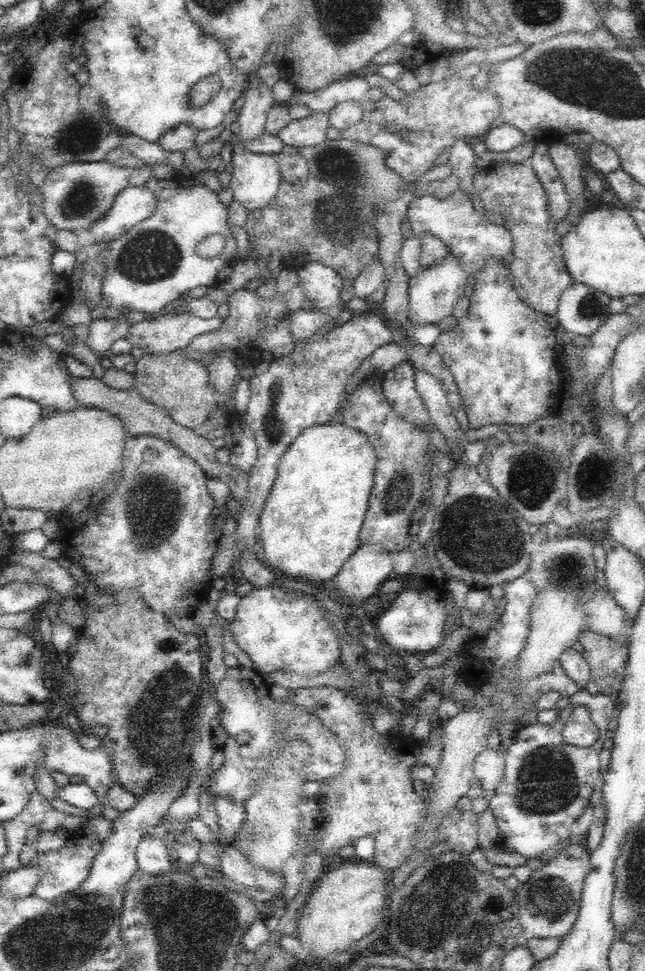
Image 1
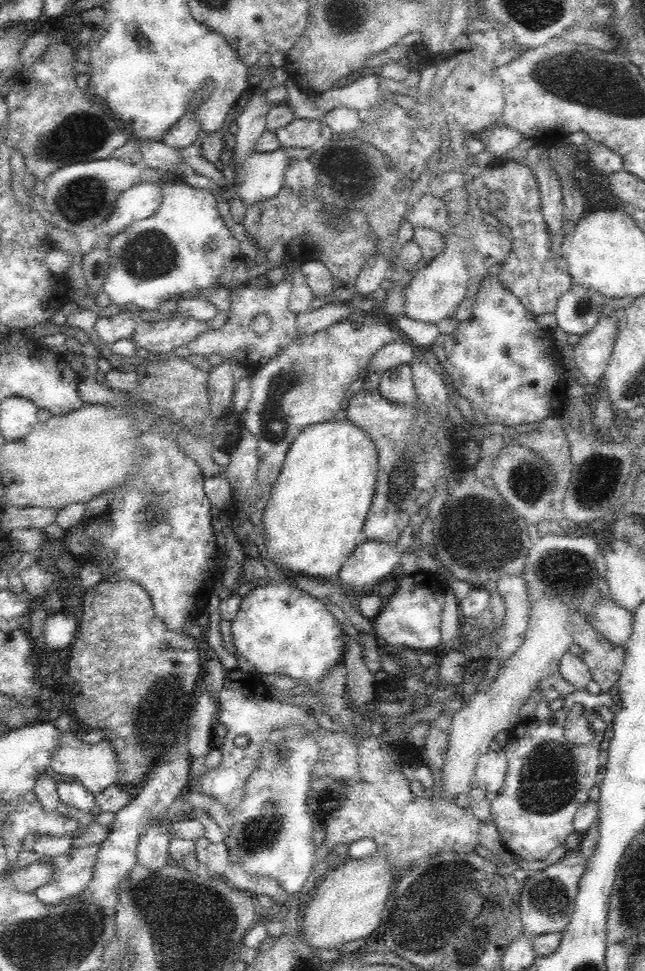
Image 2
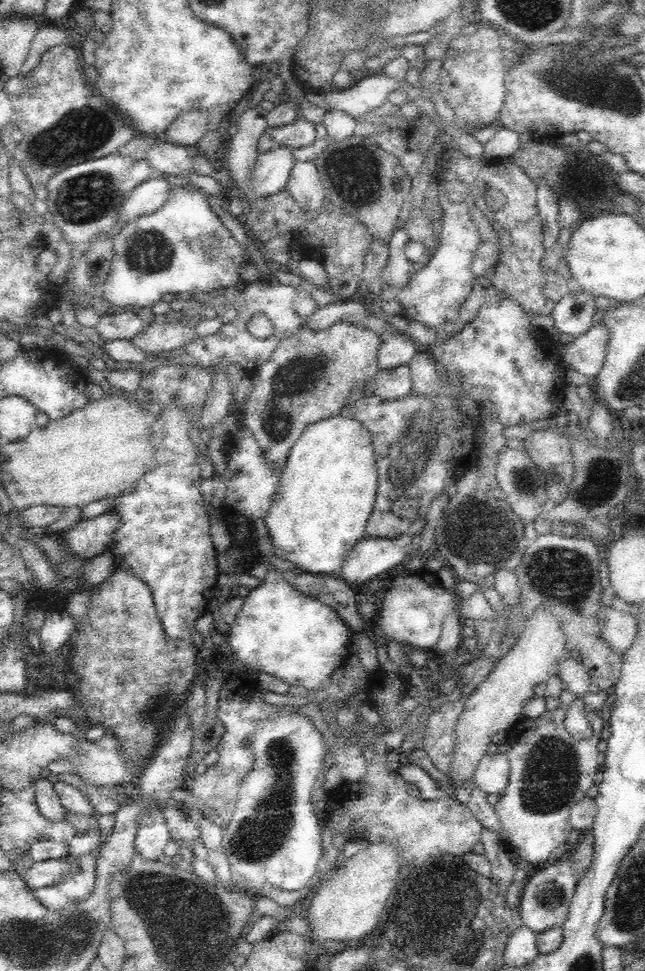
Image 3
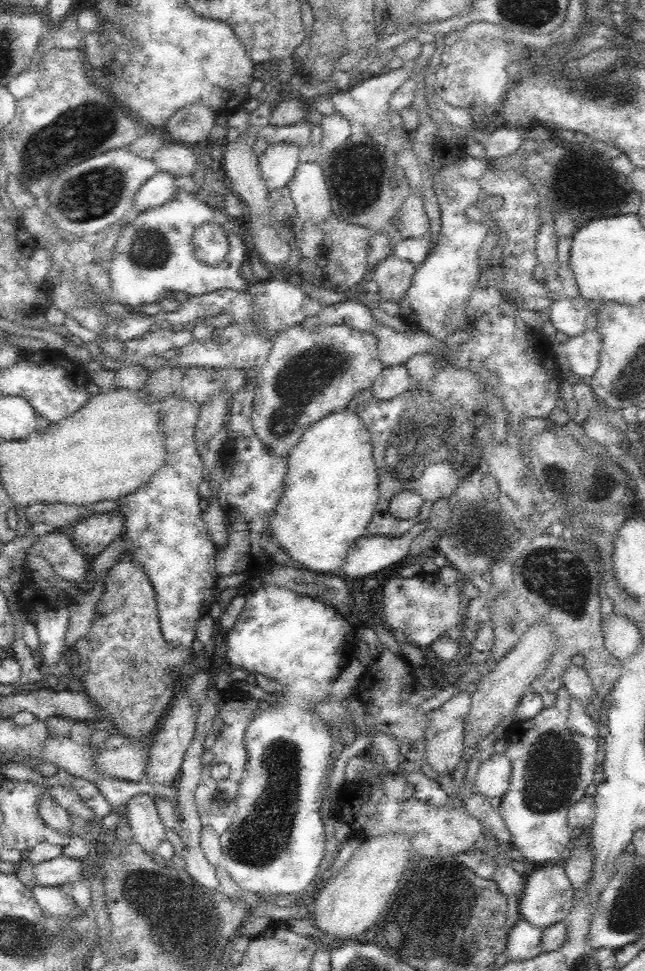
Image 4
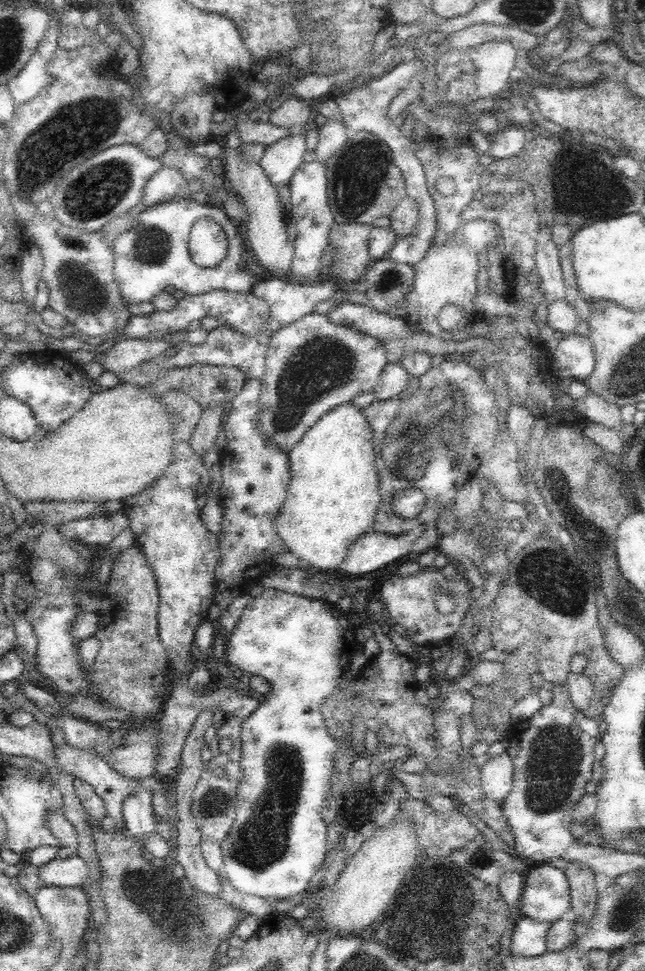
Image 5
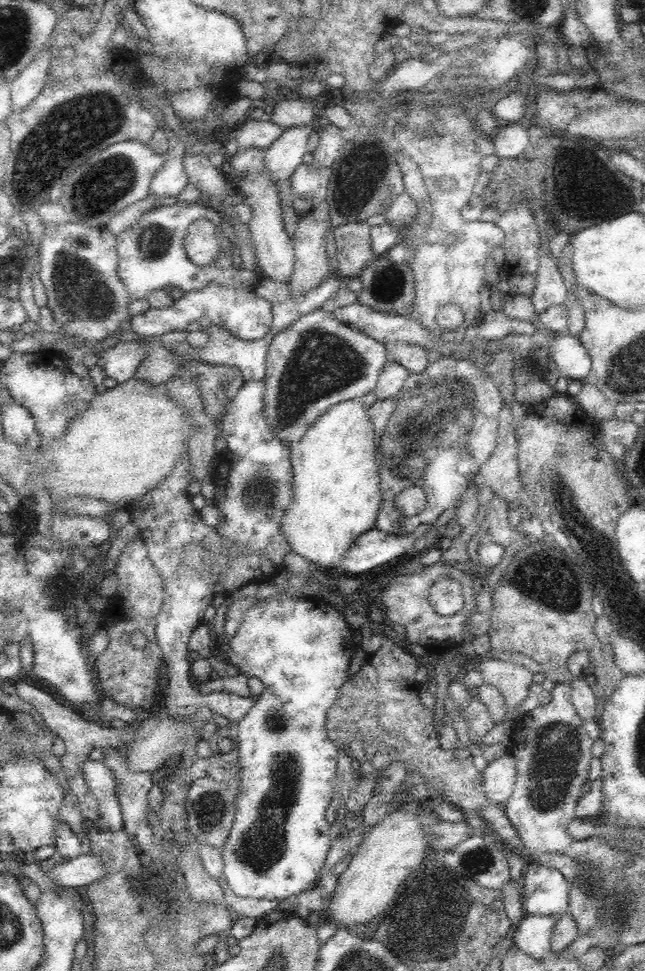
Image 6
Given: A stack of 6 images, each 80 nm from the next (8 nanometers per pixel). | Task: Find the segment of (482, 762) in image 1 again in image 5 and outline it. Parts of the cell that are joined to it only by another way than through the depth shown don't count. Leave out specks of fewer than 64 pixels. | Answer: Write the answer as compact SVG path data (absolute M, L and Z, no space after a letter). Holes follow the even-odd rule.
M506 752L494 758L490 757L479 769L483 796L502 804L512 788L512 757Z

